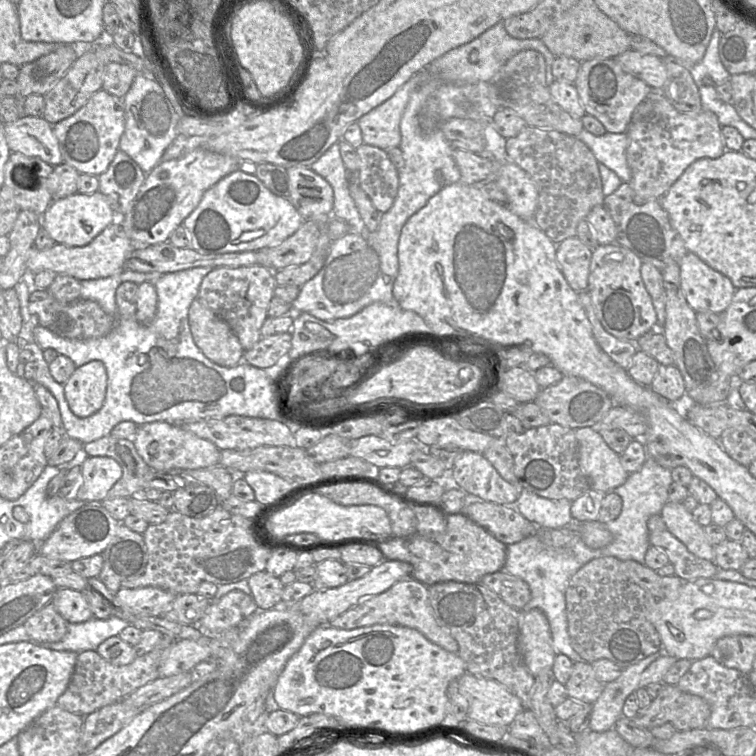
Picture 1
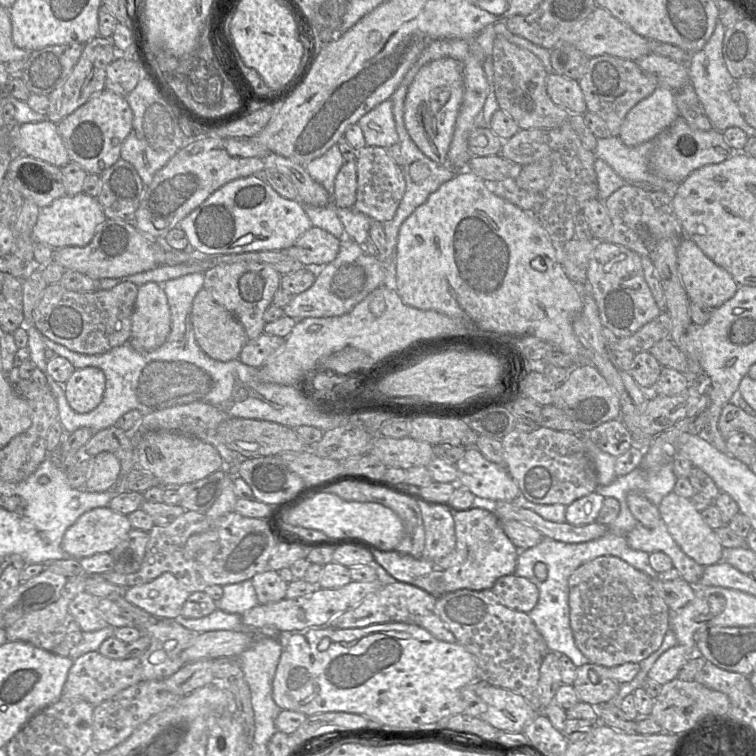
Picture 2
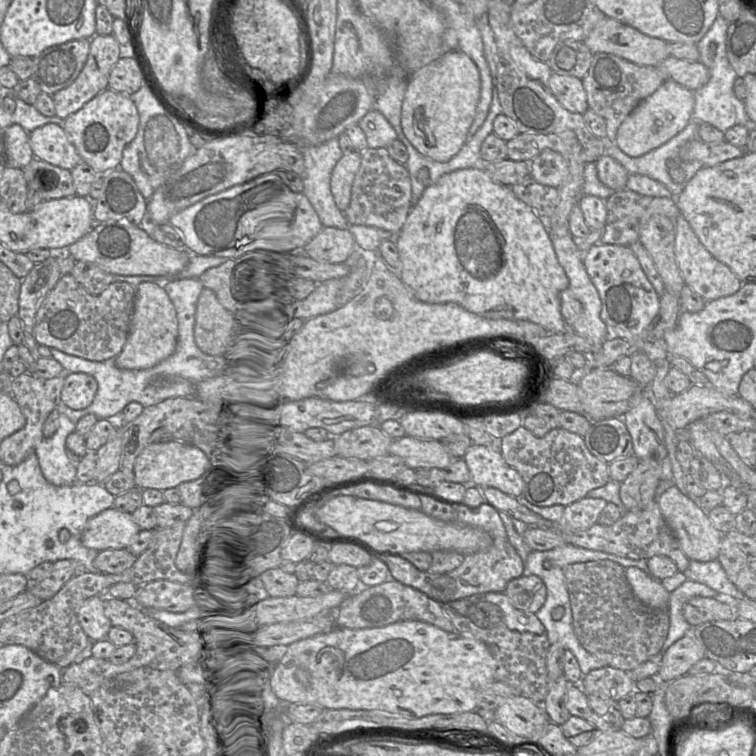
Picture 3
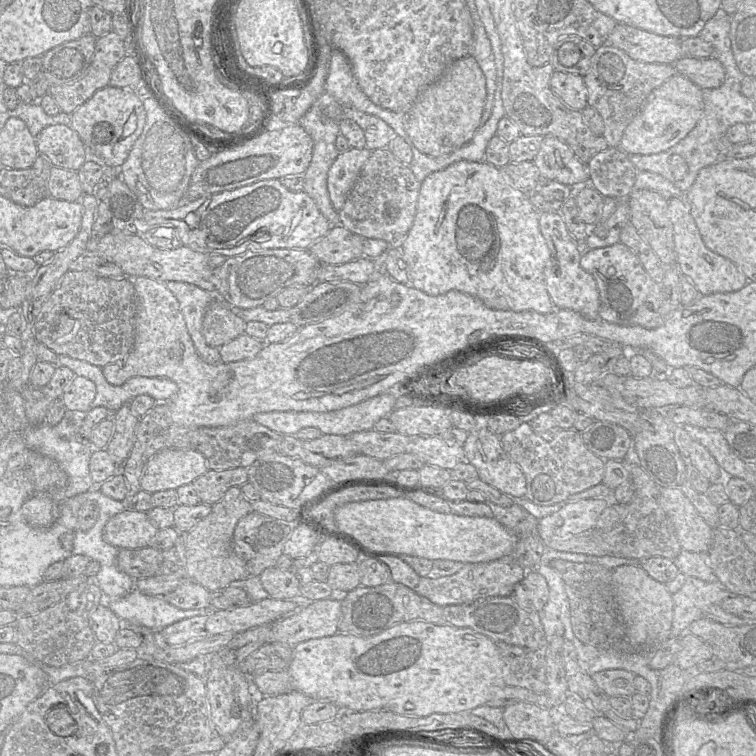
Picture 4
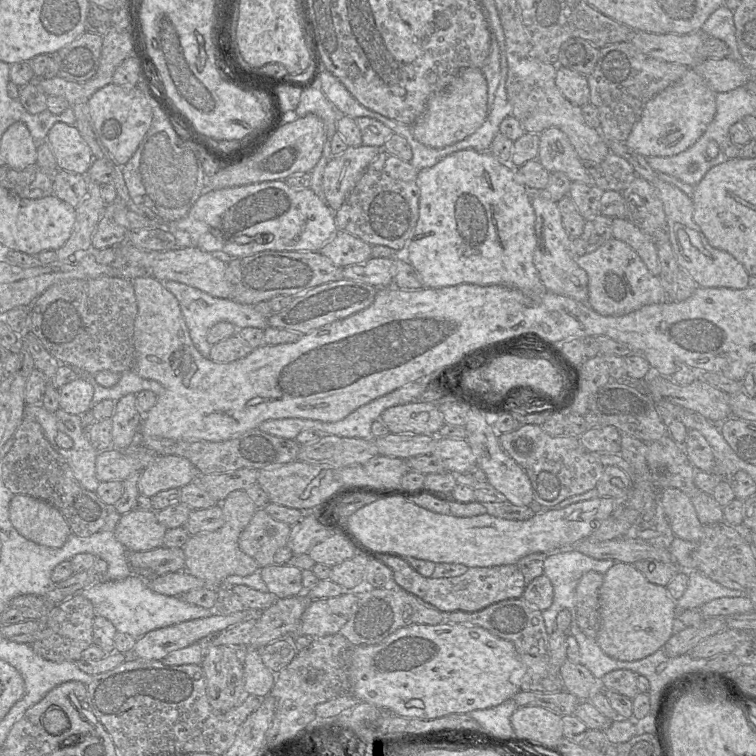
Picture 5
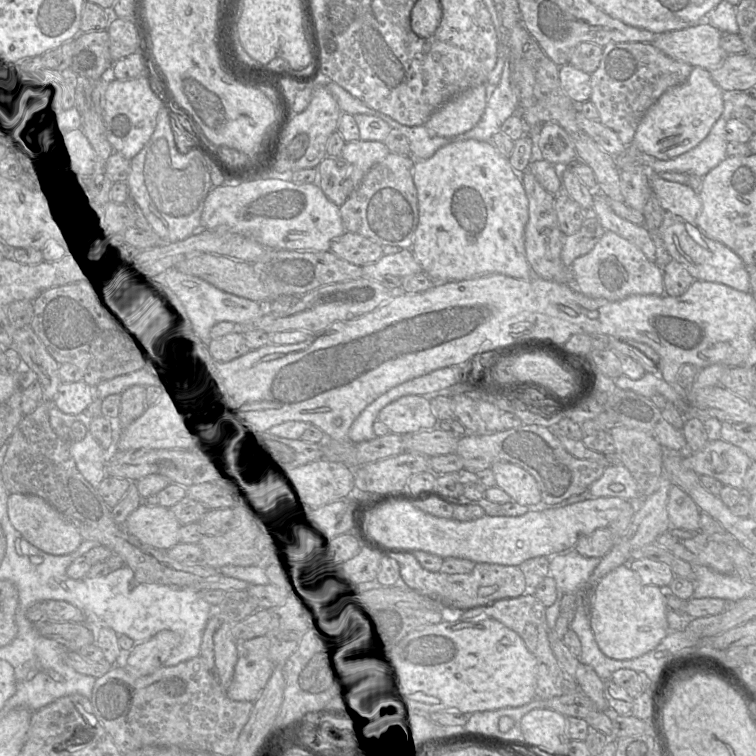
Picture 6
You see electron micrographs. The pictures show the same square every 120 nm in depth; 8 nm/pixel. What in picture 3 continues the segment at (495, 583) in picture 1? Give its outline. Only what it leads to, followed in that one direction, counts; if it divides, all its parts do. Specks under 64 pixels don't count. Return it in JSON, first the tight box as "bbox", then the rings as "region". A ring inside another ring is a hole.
{"bbox":[504,575,547,614],"region":[[[529,575],[510,580],[504,593],[515,608],[535,614],[545,603],[547,589],[541,578]]]}

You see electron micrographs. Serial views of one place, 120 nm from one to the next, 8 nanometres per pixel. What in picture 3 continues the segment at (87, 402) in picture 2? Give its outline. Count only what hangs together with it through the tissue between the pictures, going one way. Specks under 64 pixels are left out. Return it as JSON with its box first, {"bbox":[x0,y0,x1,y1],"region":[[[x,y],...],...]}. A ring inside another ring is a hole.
{"bbox":[61,372,98,410],"region":[[[82,372],[66,373],[61,392],[61,402],[73,410],[87,408],[98,390],[97,380]]]}

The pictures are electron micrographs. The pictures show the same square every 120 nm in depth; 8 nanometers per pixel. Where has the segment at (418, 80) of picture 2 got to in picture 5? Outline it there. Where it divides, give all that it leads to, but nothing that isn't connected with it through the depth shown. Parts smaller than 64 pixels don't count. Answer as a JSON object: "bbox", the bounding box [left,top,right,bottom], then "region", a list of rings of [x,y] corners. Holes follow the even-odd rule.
{"bbox":[411,67,488,148],"region":[[[468,67],[428,101],[423,114],[411,125],[414,137],[430,148],[444,148],[472,135],[488,114],[487,82],[481,69]]]}

